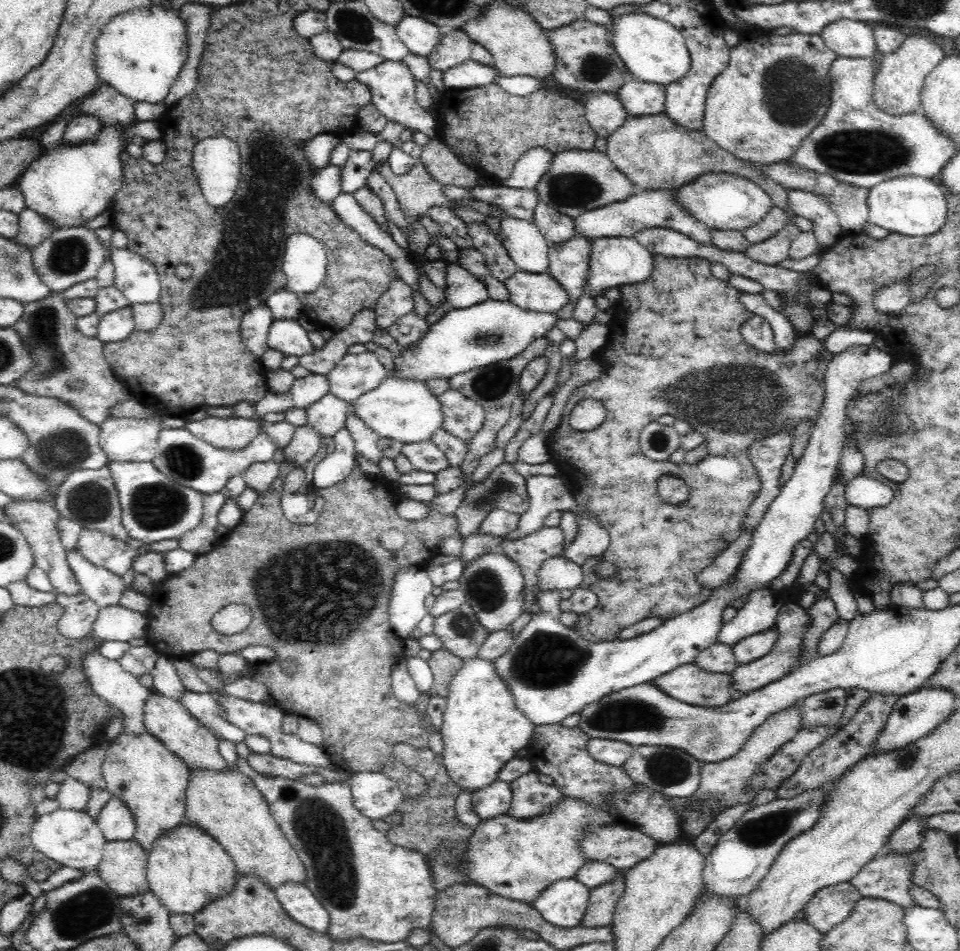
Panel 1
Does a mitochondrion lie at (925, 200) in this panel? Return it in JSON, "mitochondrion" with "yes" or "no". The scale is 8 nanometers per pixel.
{"mitochondrion":"no"}

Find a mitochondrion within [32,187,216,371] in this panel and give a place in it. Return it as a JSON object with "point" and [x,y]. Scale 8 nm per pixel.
{"point":[68,256]}

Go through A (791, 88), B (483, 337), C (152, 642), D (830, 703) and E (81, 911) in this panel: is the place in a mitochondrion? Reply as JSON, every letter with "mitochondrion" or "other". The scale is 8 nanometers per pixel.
{"A":"mitochondrion","B":"mitochondrion","C":"other","D":"other","E":"mitochondrion"}

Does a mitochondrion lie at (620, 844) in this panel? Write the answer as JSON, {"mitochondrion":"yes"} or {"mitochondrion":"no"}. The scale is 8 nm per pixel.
{"mitochondrion":"no"}

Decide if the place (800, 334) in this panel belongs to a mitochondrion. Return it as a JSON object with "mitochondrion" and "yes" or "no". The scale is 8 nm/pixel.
{"mitochondrion":"no"}

